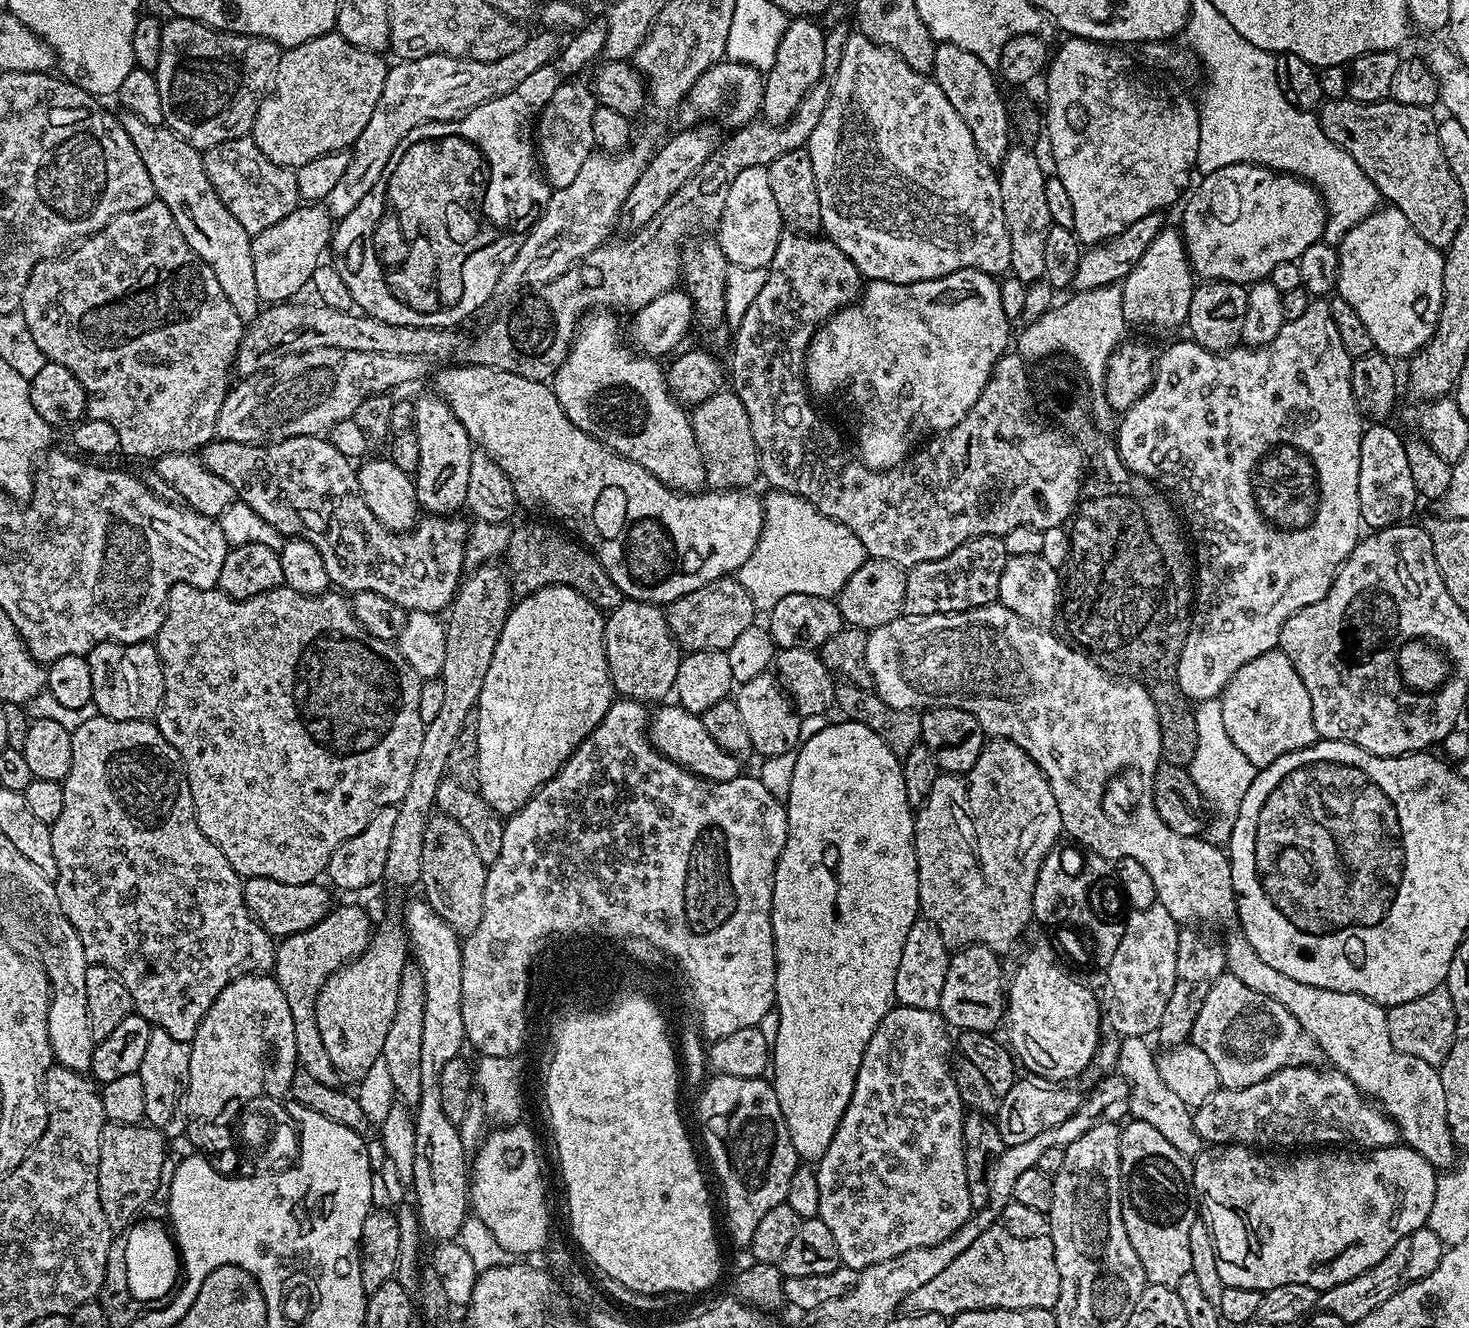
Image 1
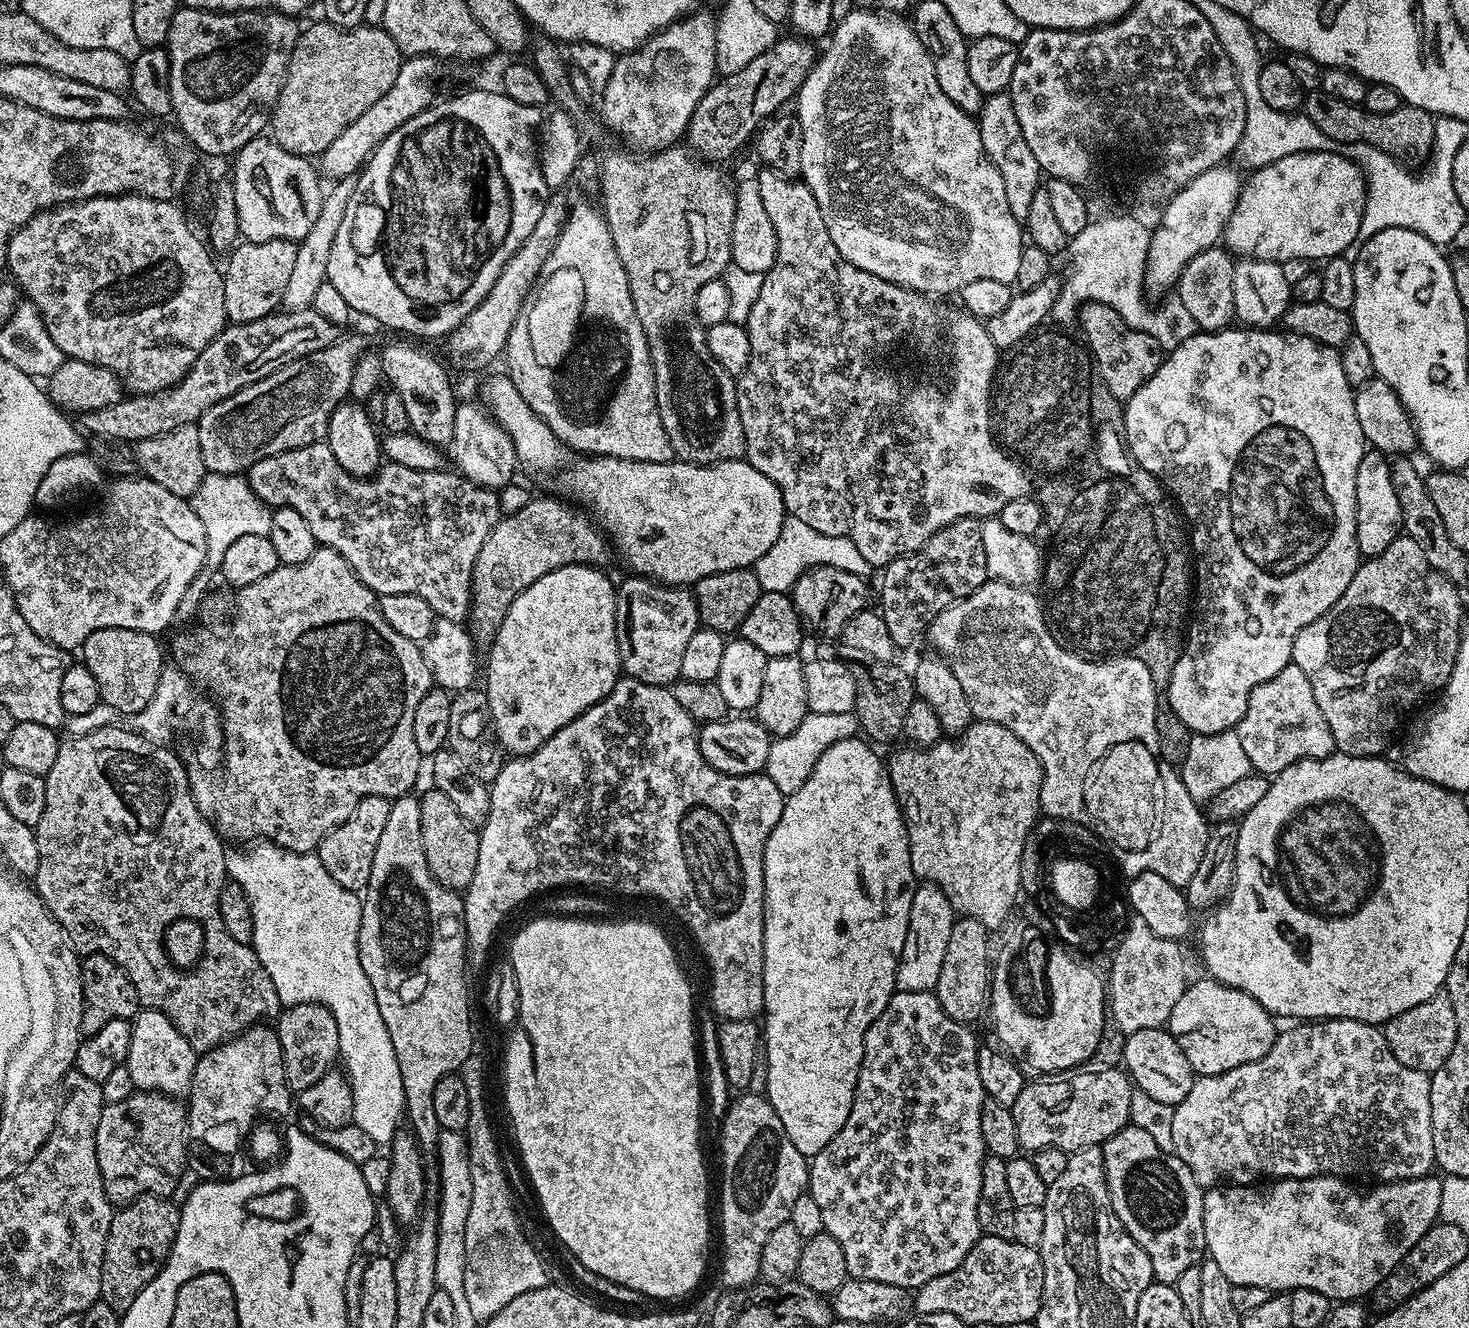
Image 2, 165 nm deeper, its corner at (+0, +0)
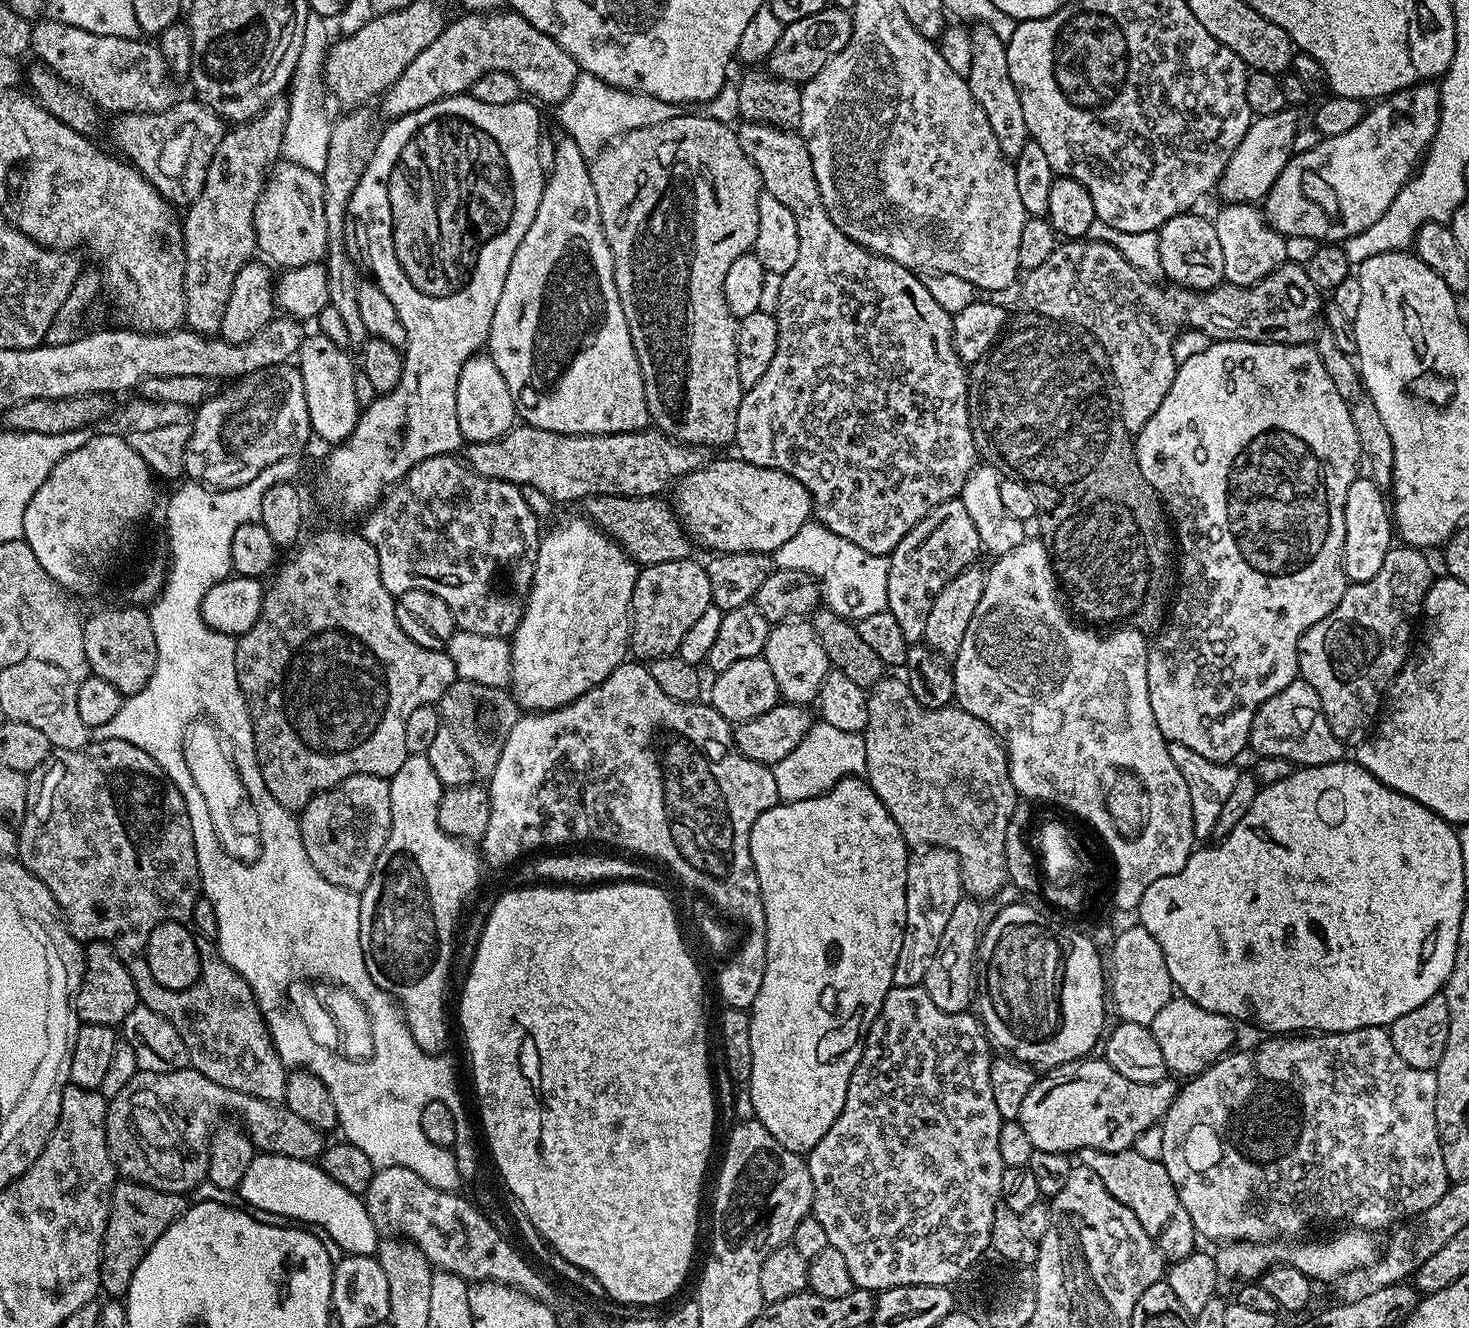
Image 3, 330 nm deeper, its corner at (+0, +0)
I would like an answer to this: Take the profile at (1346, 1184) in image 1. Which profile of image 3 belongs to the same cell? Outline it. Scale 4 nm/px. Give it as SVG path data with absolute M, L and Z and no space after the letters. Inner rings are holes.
M1362 1228L1340 1230L1333 1240L1320 1240L1317 1244L1300 1244L1304 1242L1292 1242L1289 1248L1280 1242L1266 1244L1250 1244L1247 1242L1228 1242L1215 1249L1216 1269L1221 1277L1228 1276L1235 1282L1252 1282L1264 1275L1273 1264L1287 1262L1293 1264L1302 1274L1306 1274L1314 1282L1320 1280L1332 1280L1338 1282L1346 1274L1350 1274L1359 1268L1368 1268L1378 1255L1378 1244L1371 1231Z

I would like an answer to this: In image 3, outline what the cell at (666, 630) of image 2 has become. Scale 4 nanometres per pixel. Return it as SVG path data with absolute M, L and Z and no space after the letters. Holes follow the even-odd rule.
M689 558L678 562L658 562L637 571L630 609L630 652L637 661L651 662L663 656L677 655L682 646L682 638L686 638L690 626L698 622L698 617L706 609L713 607L708 569L703 563L695 564L694 561Z

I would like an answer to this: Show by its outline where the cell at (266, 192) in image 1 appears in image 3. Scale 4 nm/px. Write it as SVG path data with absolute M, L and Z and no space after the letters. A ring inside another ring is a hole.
M277 163L264 185L254 214L254 226L257 249L264 251L273 265L281 264L279 267L287 270L321 263L328 250L328 231L326 213L322 211L320 176L297 164Z

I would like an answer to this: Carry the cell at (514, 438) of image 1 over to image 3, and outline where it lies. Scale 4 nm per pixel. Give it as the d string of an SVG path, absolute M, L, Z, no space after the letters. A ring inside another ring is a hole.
M739 458L716 460L713 464L711 461L686 474L676 481L670 503L689 537L699 547L701 544L704 548L713 548L711 551L716 554L775 554L782 542L790 542L813 515L810 494L798 478L782 470L754 466Z

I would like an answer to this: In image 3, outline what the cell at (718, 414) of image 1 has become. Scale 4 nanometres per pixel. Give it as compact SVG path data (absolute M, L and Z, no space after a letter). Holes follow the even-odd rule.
M687 114L662 122L660 125L650 125L625 133L619 142L609 143L591 161L590 171L594 182L594 194L598 194L598 214L602 218L602 230L610 246L614 282L618 290L618 298L622 302L622 314L626 314L626 326L630 330L630 338L634 342L634 350L642 370L646 406L651 423L664 435L682 444L695 444L705 450L720 448L723 444L731 445L736 439L738 406L741 398L744 397L745 389L740 387L738 378L738 346L736 345L738 320L732 315L730 306L726 302L724 283L726 274L730 274L730 266L734 266L738 258L749 255L756 243L758 198L762 185L754 162L746 158L742 146L738 146L735 131L727 123L716 121L703 114L697 116Z

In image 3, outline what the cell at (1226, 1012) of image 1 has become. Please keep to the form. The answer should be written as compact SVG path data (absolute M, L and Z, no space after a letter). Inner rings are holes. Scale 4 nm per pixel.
M1173 998L1158 1010L1150 1027L1154 1042L1162 1049L1162 1058L1166 1058L1169 1073L1181 1072L1184 1078L1191 1078L1233 1051L1237 1025L1229 1016L1202 1010L1202 1006L1183 998Z

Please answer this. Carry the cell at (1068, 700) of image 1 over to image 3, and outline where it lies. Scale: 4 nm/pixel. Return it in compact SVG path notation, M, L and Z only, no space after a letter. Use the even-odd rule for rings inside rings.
M1040 539L1023 540L1021 544L1014 546L1014 550L997 556L991 561L992 569L989 567L984 577L982 602L978 602L978 610L974 610L974 618L970 618L970 626L966 626L966 638L962 638L962 646L951 665L954 690L956 691L954 700L959 707L974 714L974 718L986 722L986 726L990 726L992 731L999 736L1000 742L1008 754L1008 769L1012 784L1021 797L1029 796L1032 800L1045 800L1048 804L1057 804L1058 807L1073 812L1078 819L1085 820L1104 839L1104 844L1108 847L1113 862L1116 863L1116 889L1112 892L1112 900L1116 903L1118 911L1135 913L1142 902L1142 894L1146 894L1146 886L1158 882L1158 878L1178 874L1178 870L1182 870L1182 866L1186 866L1186 862L1193 854L1198 837L1194 834L1194 816L1190 810L1190 790L1187 788L1186 779L1179 773L1178 767L1170 758L1167 749L1169 741L1165 740L1162 730L1158 730L1158 722L1154 722L1154 710L1150 710L1150 690L1146 678L1150 644L1145 633L1141 629L1131 626L1120 626L1108 637L1105 637L1101 643L1100 640L1096 640L1095 636L1088 636L1084 632L1076 631L1076 628L1073 629L1071 624L1068 624L1067 612L1058 595L1056 573L1051 572L1048 565L1045 564L1045 552ZM1104 764L1128 764L1128 768L1136 768L1136 772L1144 772L1144 780L1149 784L1149 791L1153 792L1151 794L1152 807L1158 814L1153 824L1158 826L1158 834L1153 843L1145 843L1140 840L1140 844L1124 844L1124 840L1116 840L1116 832L1112 832L1112 824L1108 824L1108 816L1104 816L1104 808L1100 808L1100 792L1096 792L1096 772L1100 772L1100 768L1104 768Z

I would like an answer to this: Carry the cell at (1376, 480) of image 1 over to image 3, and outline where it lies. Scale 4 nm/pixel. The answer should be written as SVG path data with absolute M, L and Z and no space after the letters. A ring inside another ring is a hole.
M1371 478L1356 479L1350 490L1346 490L1344 517L1346 518L1346 536L1342 550L1344 577L1353 584L1361 584L1374 578L1374 574L1382 570L1382 561L1394 546L1394 526L1390 521L1385 493Z

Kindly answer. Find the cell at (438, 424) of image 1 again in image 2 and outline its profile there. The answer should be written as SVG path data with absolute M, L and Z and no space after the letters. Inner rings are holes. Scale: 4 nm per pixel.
M396 338L393 344L379 349L382 370L391 391L396 392L406 405L406 414L410 417L410 429L426 442L437 446L451 445L454 438L454 416L458 397L452 389L449 369L439 364L428 352L415 348L407 339Z

